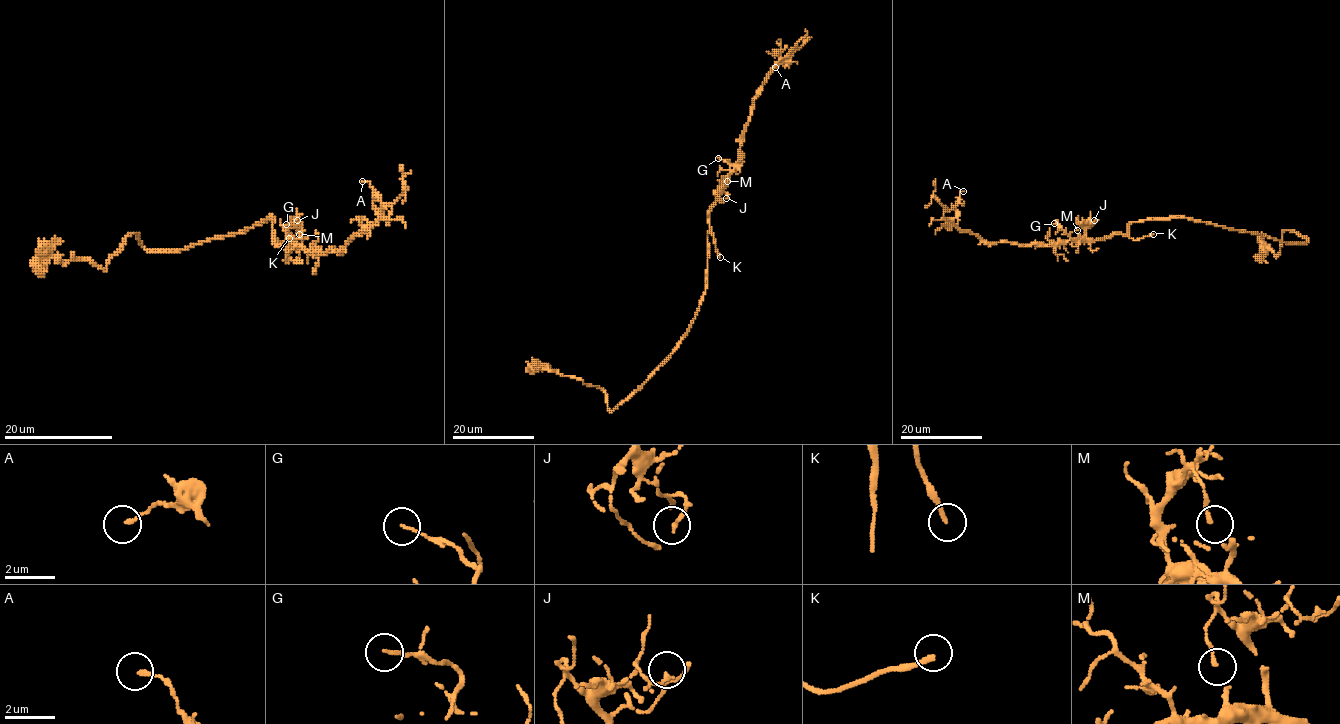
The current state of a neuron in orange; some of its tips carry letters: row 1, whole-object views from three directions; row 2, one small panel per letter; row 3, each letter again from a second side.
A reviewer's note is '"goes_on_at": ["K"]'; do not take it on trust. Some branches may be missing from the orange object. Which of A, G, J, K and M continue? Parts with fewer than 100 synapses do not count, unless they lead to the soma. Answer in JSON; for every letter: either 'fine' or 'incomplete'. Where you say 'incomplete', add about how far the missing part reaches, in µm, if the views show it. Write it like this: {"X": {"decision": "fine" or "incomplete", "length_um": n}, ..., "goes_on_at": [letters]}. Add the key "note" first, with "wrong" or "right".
{"note": "right", "A": {"decision": "fine"}, "G": {"decision": "fine"}, "J": {"decision": "fine"}, "K": {"decision": "incomplete", "length_um": 80}, "M": {"decision": "fine"}, "goes_on_at": ["K"]}

